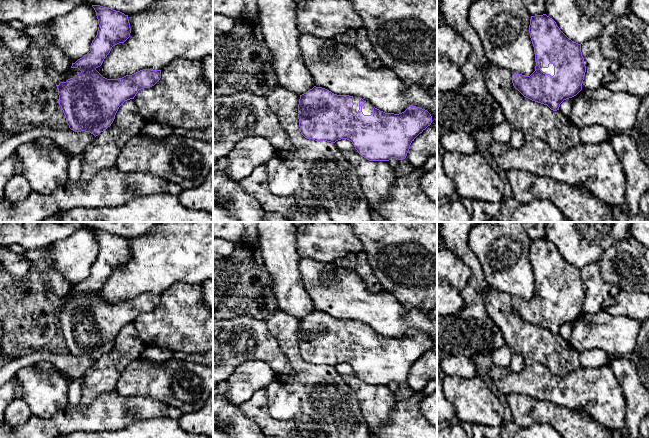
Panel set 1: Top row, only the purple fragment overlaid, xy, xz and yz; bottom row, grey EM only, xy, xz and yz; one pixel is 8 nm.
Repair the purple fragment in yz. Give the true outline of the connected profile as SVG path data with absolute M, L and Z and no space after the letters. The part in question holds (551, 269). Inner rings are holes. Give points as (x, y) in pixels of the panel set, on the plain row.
M546 238L531 240L529 257L535 277L535 295L530 300L513 298L513 310L524 321L557 335L564 324L576 320L582 314L586 290L581 268L569 263Z

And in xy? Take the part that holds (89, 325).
M92 229L98 243L97 259L90 275L72 287L81 297L60 306L57 310L61 330L69 352L75 356L90 356L95 361L111 350L119 331L127 324L134 323L139 314L154 310L161 302L161 294L143 293L118 303L107 303L96 293L100 291L113 270L124 267L131 257L128 239L100 229Z

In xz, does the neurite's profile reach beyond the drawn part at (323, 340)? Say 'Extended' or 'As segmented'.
Extended

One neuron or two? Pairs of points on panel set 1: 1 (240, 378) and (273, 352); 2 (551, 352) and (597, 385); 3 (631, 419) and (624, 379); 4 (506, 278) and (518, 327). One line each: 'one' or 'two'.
1: two
2: two
3: one
4: two

